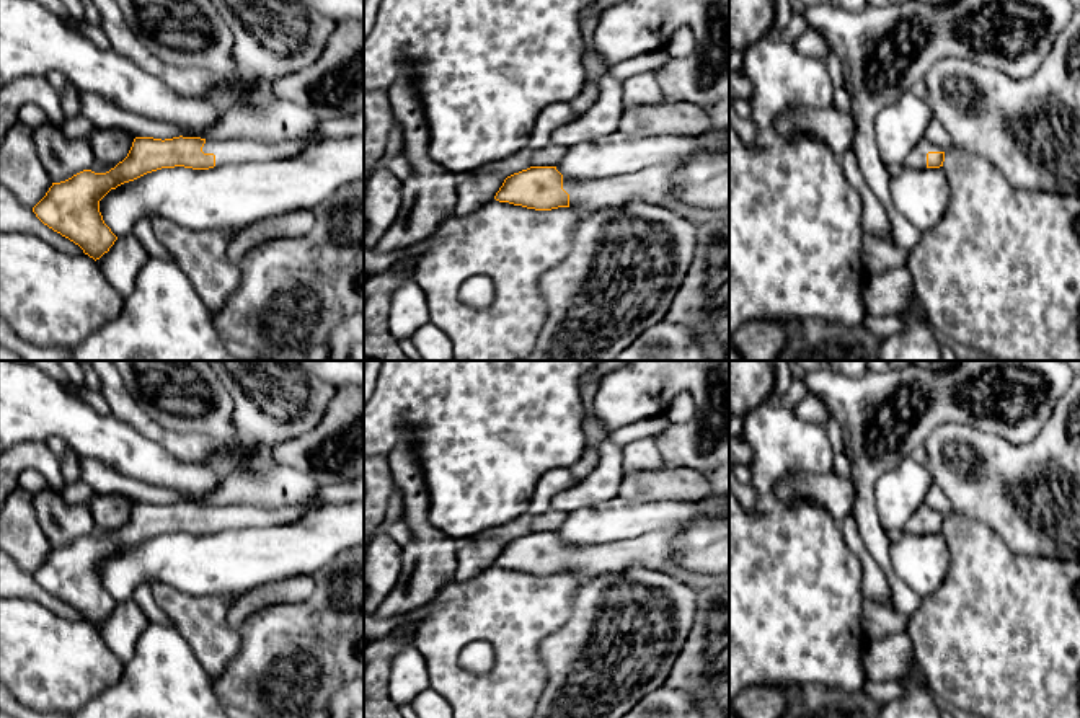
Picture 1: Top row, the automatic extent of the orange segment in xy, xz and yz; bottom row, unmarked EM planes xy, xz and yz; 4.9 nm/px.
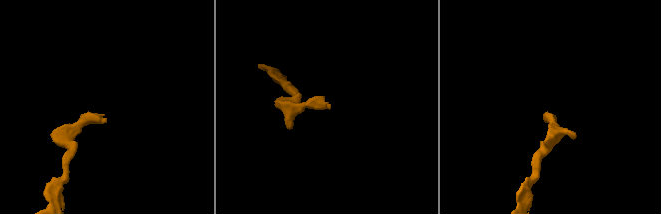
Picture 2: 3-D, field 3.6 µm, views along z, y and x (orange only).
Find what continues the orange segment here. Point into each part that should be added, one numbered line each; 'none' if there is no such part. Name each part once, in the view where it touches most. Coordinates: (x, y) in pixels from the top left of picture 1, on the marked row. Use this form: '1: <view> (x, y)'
1: xy (237, 149)

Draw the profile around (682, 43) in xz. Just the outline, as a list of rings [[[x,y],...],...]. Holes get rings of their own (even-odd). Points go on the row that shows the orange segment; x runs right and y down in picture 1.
[[[688,28],[677,29],[664,47],[664,51],[671,57],[690,55],[693,49],[695,49],[695,38]]]

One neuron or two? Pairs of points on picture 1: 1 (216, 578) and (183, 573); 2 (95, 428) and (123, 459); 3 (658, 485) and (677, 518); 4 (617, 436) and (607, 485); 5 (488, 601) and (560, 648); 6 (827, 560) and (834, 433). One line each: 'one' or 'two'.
1: one
2: one
3: two
4: two
5: two
6: two

